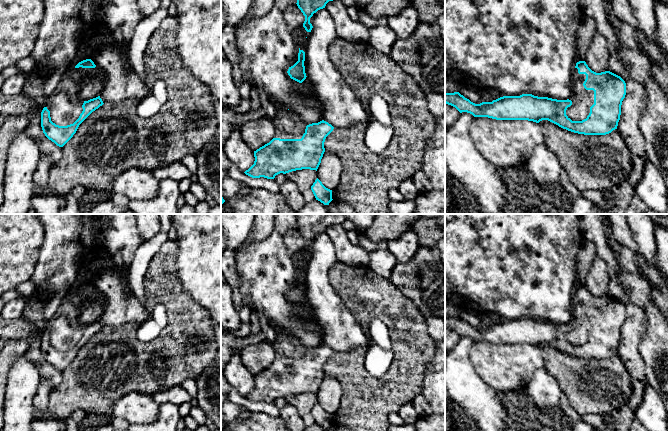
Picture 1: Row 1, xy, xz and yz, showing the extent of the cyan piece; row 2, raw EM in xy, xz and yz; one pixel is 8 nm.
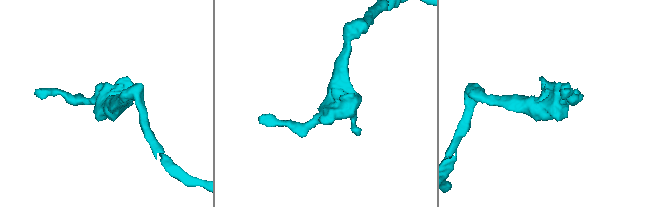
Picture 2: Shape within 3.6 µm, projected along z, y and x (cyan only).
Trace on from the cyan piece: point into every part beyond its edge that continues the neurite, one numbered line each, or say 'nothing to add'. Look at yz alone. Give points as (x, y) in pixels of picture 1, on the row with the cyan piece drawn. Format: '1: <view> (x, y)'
1: yz (582, 99)

